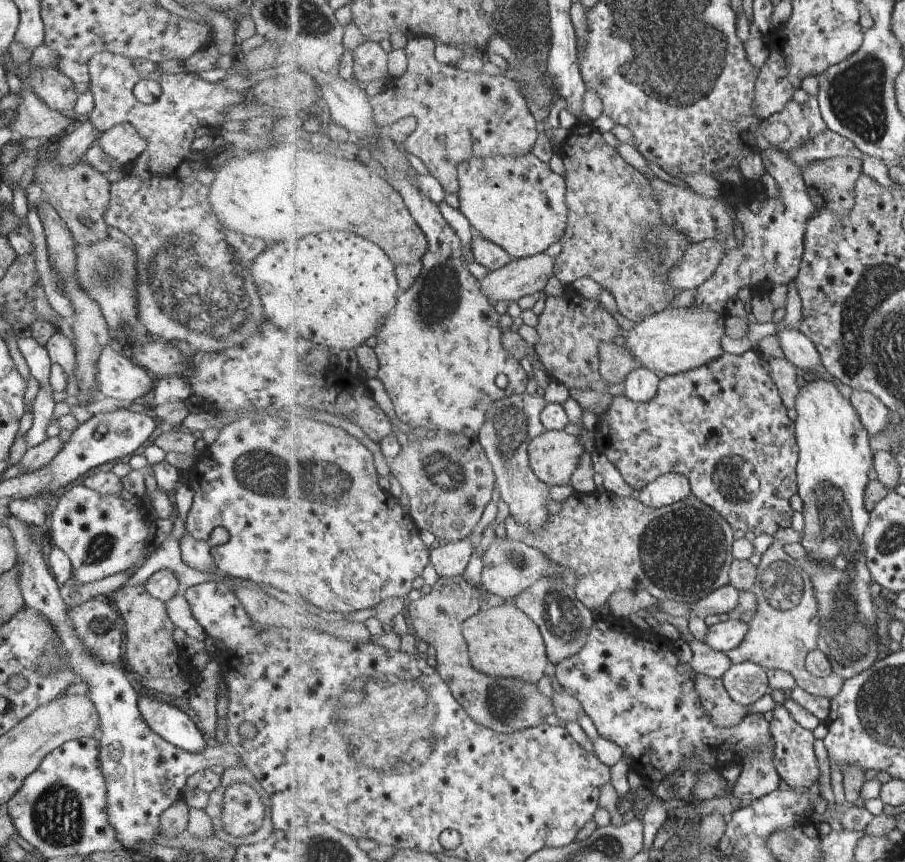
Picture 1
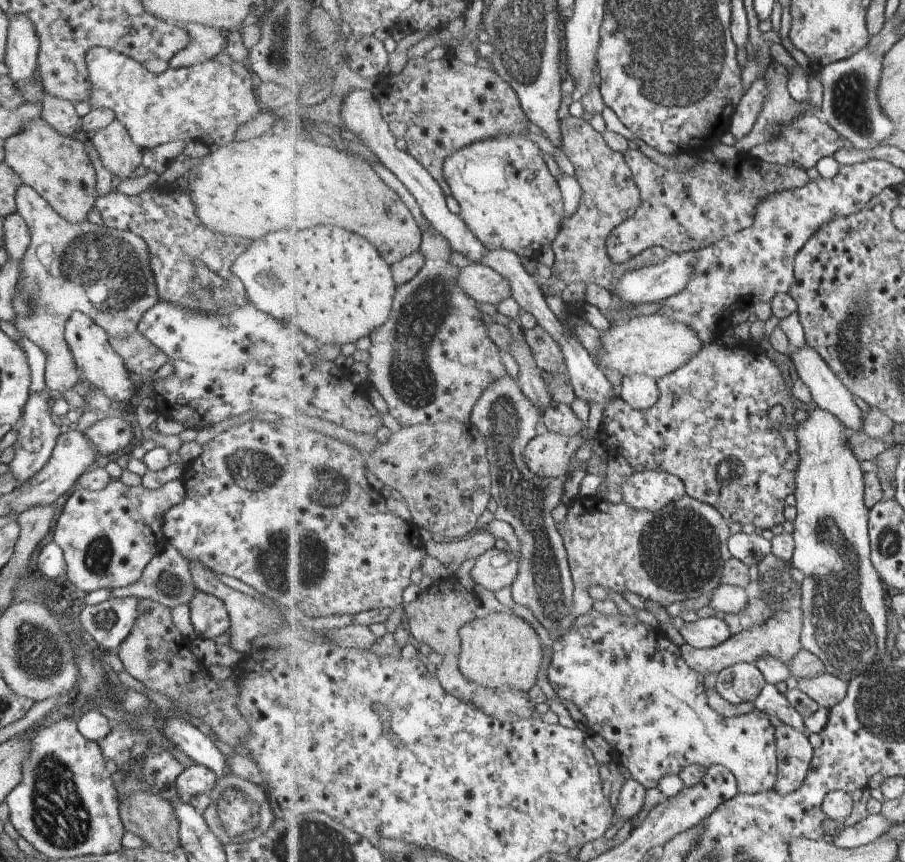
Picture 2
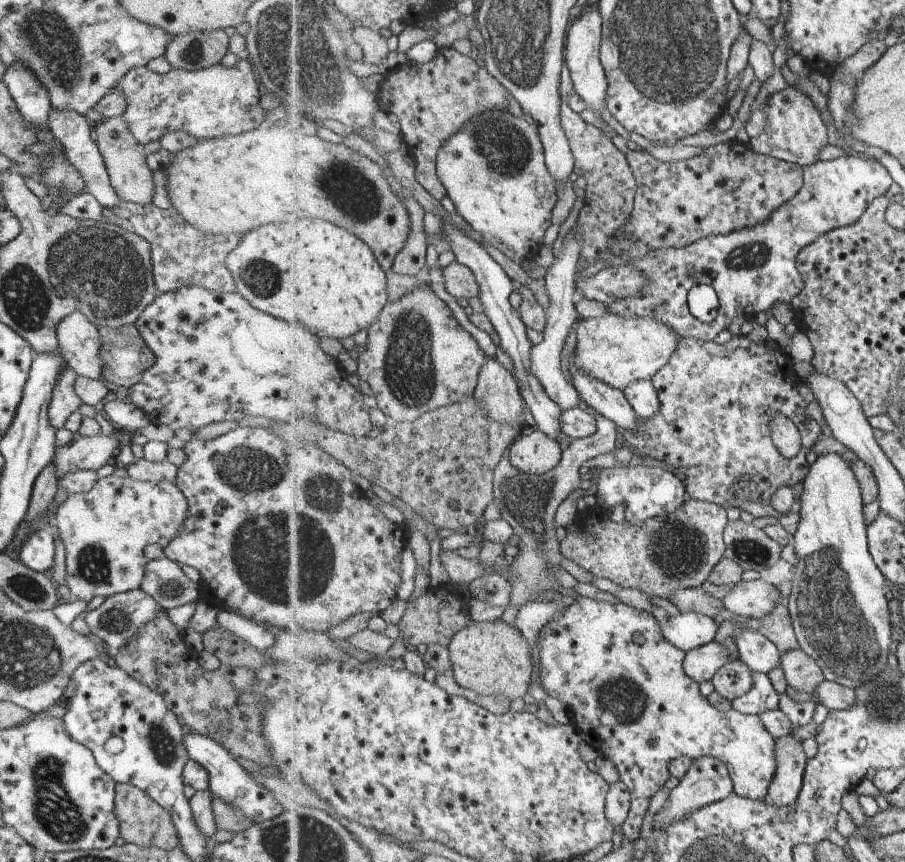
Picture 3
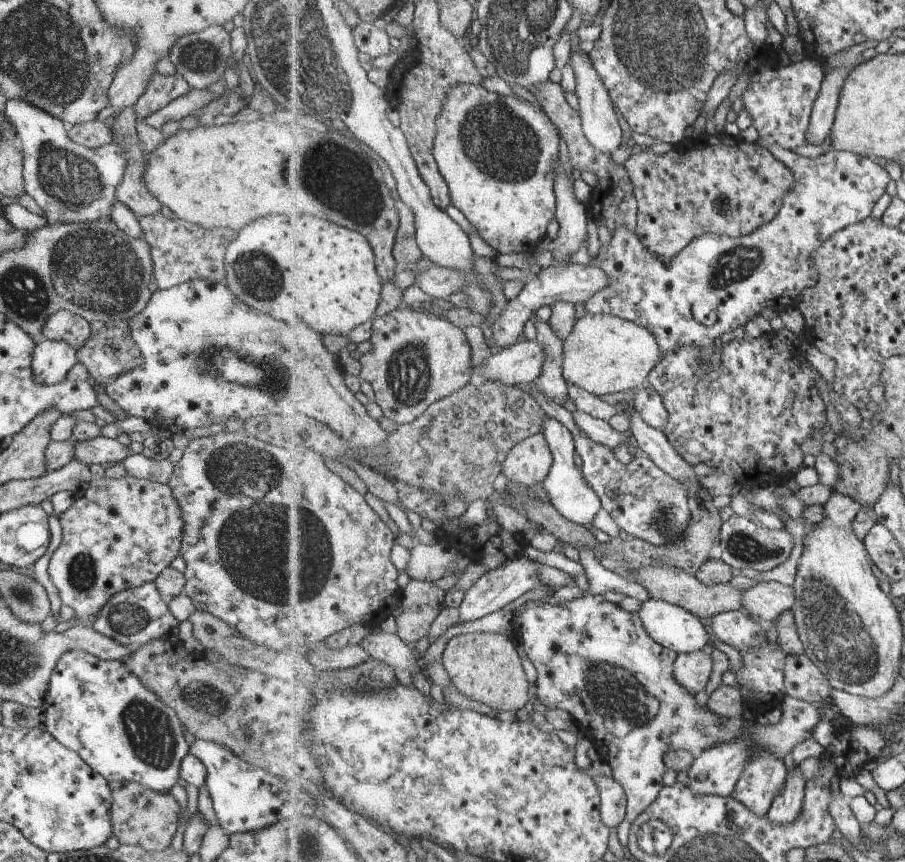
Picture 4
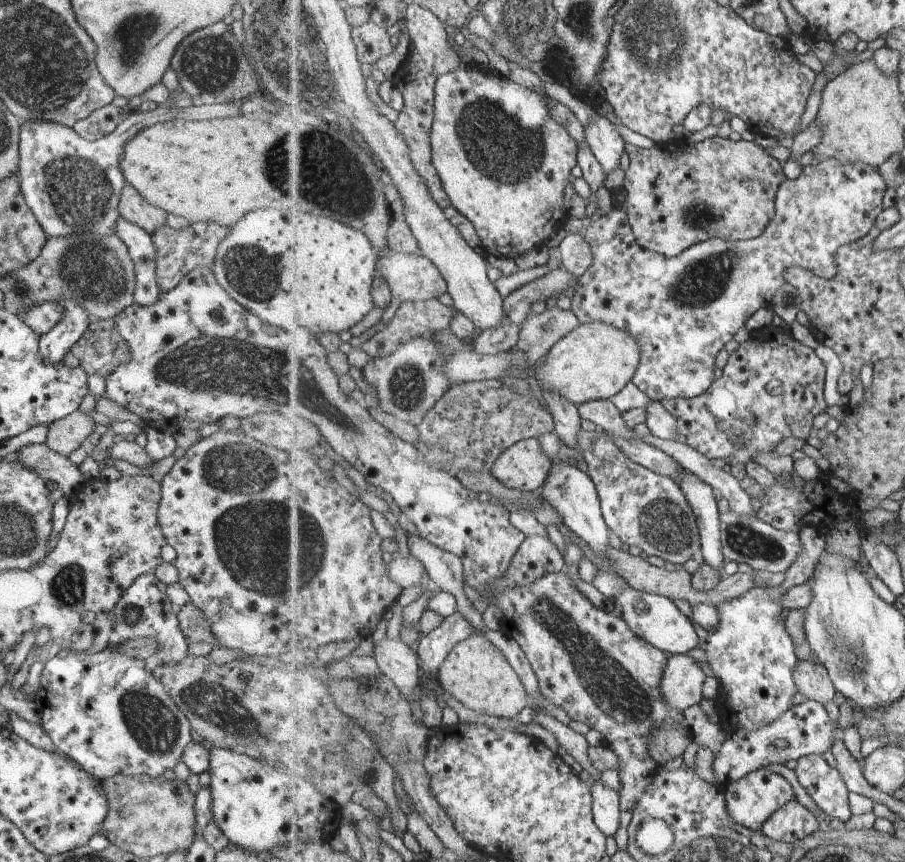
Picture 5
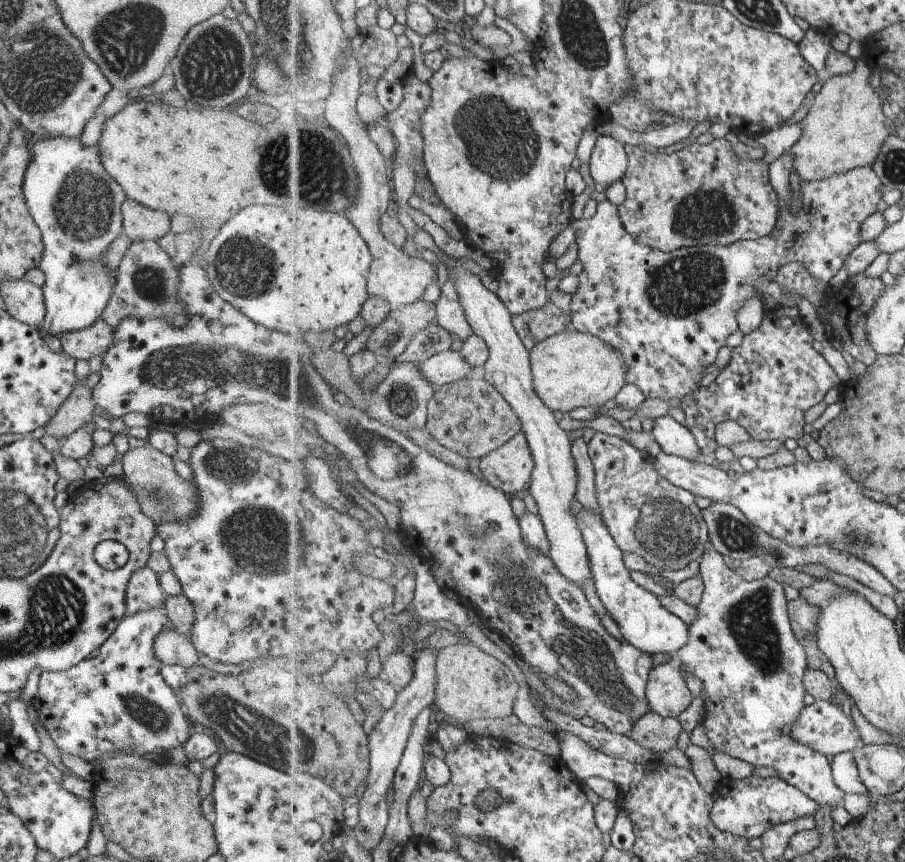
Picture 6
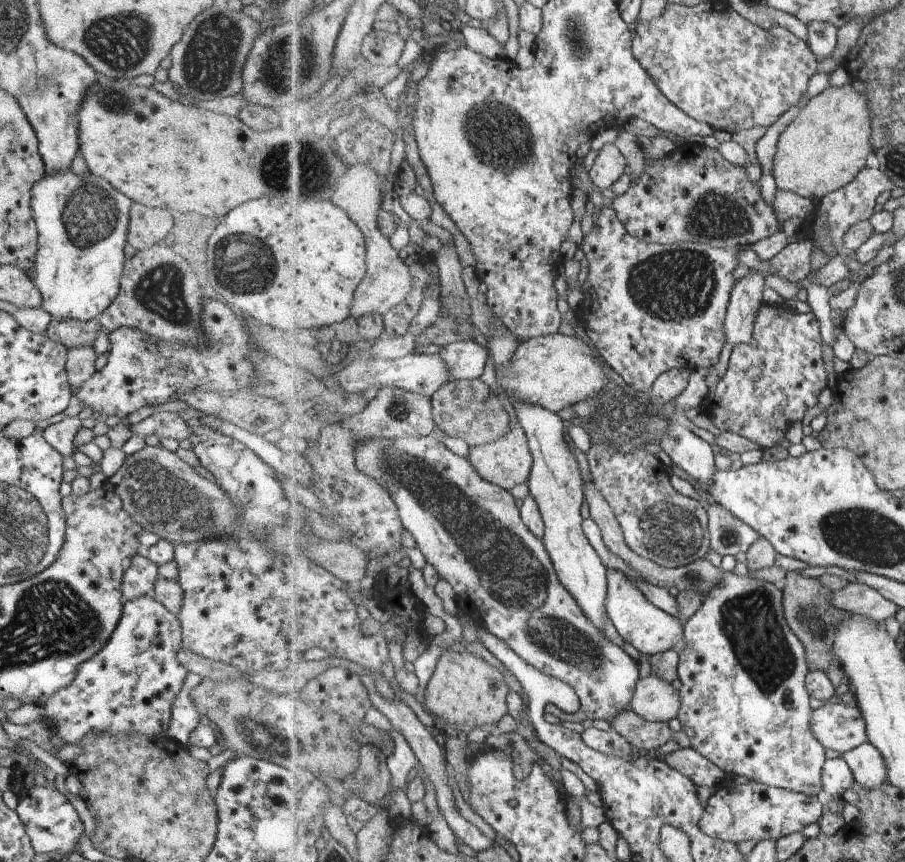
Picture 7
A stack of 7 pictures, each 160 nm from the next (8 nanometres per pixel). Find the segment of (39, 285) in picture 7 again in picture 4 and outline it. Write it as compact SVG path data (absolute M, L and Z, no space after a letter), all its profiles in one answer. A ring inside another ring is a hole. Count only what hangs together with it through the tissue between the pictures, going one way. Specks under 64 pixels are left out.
M21 99L7 100L4 114L15 131L15 136L21 141L24 193L35 201L48 222L75 224L95 221L109 215L110 207L115 200L114 191L121 181L126 164L126 155L122 149L113 142L99 146L97 149L78 146L67 137L66 124ZM40 340L31 358L31 375L35 383L55 385L62 382L76 364L76 352L62 341Z

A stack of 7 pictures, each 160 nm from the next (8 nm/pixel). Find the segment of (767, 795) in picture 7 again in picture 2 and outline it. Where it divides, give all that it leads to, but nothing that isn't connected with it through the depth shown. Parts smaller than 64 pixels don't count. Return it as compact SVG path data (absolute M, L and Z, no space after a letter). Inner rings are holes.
M593 608L589 610L589 613L578 616L574 626L571 626L571 630L569 630L565 636L561 636L557 642L554 642L551 659L552 661L548 667L547 677L556 694L577 706L583 716L587 718L589 729L593 733L603 736L609 744L613 745L613 748L617 752L617 758L619 758L621 764L631 772L632 779L636 779L637 782L642 783L646 788L658 788L661 780L665 778L665 774L679 775L681 770L683 770L685 766L689 766L689 764L699 764L706 768L717 764L727 766L727 768L735 774L738 782L738 790L741 794L753 795L774 791L777 785L777 774L779 773L779 760L776 748L776 728L769 722L769 715L756 709L753 710L753 712L749 712L749 714L726 718L724 715L721 716L719 711L713 710L708 704L708 694L705 686L706 678L689 666L684 660L682 648L671 642L658 627L648 628L635 614L631 616L617 612L617 614L614 615L607 615Z

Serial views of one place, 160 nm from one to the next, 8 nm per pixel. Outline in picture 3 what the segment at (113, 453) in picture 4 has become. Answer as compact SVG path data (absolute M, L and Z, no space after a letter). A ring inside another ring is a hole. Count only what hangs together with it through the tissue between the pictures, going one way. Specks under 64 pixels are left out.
M77 432L73 433L70 442L54 448L52 460L55 476L61 478L67 472L75 470L96 471L101 466L113 462L113 450L118 444L117 435L83 437Z

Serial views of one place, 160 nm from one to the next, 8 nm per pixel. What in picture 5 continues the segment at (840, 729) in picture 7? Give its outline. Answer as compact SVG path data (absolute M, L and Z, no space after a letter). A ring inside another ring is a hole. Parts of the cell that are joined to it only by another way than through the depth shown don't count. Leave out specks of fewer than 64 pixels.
M805 701L792 706L783 716L760 729L744 729L743 727L726 730L726 737L721 750L714 753L713 772L717 786L725 788L727 784L737 782L749 773L769 766L769 764L785 764L789 760L813 754L822 755L832 750L836 738L841 736L837 721L831 720L824 704L817 701Z

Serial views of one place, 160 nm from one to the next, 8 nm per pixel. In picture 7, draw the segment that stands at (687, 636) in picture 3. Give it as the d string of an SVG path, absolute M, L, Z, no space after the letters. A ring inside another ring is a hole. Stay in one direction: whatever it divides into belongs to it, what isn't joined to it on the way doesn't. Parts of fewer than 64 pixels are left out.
M608 568L607 574L608 616L624 641L630 643L639 653L652 656L675 648L676 644L683 640L685 624L680 619L655 606L655 603L651 602L635 582L623 572Z

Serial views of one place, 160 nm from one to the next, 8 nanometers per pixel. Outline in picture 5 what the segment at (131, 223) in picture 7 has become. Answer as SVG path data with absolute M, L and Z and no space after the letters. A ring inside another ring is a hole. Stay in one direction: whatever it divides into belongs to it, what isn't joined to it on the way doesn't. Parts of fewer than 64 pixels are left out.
M129 183L120 190L117 210L121 217L151 234L165 222L166 212L150 205Z

